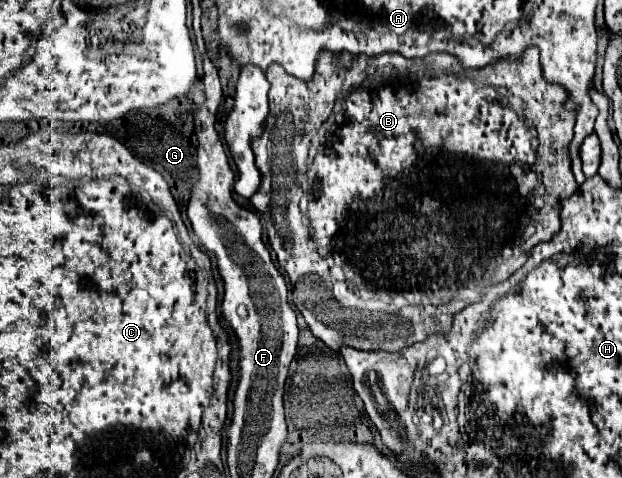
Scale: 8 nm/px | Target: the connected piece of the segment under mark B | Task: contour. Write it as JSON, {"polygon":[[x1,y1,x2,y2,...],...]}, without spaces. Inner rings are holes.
{"polygon":[[527,48,523,52,523,56,517,58,501,58,485,68,463,68,459,64,459,60,453,54,427,54,423,60,421,58,405,58,397,52,383,52,379,56,361,56,361,54,349,54,349,52,327,52,323,50,317,58,317,66,315,66,315,74,309,82,301,82,299,78,287,74,281,64,271,64,265,72,271,90,269,90,269,116,263,124,263,134,253,140,251,148,255,154,255,164,261,172,261,186,255,192,255,196,251,196,251,204,255,206,257,212,261,212,265,222,287,222,287,234,279,234,277,228,271,224,267,228,269,234,269,242,271,248,275,250,281,268,287,272,293,288,293,304,295,308,303,314,307,326,311,328,313,336,317,336,319,340,323,340,331,350,337,350,341,346,353,346,357,350,401,350,405,346,411,346,419,340,425,340,429,334,445,334,451,328,453,316,457,312,461,312,465,306,479,302,483,296,483,288,463,288,465,280,473,280,479,286,487,286,487,284,495,284,495,282,503,282,505,278,509,278,515,270,519,270,525,260,527,254,531,252,533,246,537,246,539,242,547,242,551,240,553,234,547,232,549,224,545,224,545,228,539,228,539,214,541,214,541,204,545,200,545,190,539,186,541,176,547,174,547,158,549,156,567,156,567,144,571,134,571,126,575,122,575,112,563,108,567,104,569,92,567,88,563,88,561,84,551,84,547,82,547,78,543,76,541,70,541,62,539,62,539,48],[295,116,299,116,299,120,311,120,311,128,295,128],[297,186,303,192,303,200,307,200,307,208,299,210,299,196,297,196],[425,196,439,196,443,200,441,208,437,212,431,214,423,214,419,212,421,208,421,200],[491,258,499,258,499,278,493,270,493,278,489,280,487,274,483,274,483,270,489,266,491,270],[327,260,333,260,337,270,331,272,327,270],[339,272,341,276,341,286,337,286,335,282,335,274]]}

